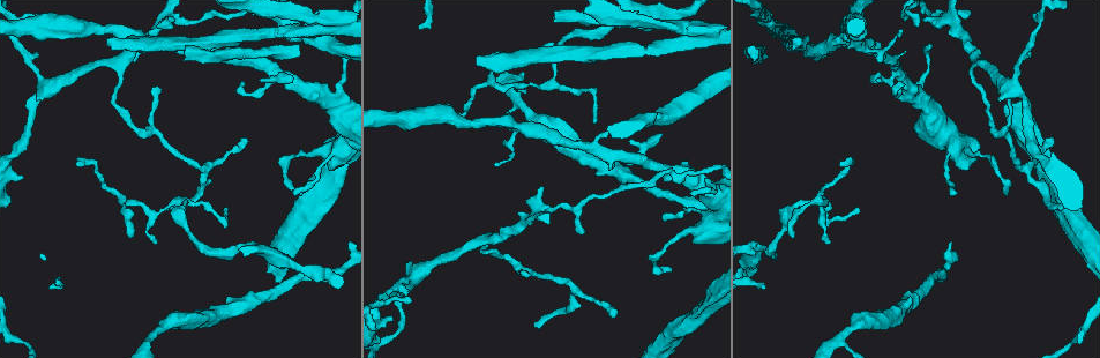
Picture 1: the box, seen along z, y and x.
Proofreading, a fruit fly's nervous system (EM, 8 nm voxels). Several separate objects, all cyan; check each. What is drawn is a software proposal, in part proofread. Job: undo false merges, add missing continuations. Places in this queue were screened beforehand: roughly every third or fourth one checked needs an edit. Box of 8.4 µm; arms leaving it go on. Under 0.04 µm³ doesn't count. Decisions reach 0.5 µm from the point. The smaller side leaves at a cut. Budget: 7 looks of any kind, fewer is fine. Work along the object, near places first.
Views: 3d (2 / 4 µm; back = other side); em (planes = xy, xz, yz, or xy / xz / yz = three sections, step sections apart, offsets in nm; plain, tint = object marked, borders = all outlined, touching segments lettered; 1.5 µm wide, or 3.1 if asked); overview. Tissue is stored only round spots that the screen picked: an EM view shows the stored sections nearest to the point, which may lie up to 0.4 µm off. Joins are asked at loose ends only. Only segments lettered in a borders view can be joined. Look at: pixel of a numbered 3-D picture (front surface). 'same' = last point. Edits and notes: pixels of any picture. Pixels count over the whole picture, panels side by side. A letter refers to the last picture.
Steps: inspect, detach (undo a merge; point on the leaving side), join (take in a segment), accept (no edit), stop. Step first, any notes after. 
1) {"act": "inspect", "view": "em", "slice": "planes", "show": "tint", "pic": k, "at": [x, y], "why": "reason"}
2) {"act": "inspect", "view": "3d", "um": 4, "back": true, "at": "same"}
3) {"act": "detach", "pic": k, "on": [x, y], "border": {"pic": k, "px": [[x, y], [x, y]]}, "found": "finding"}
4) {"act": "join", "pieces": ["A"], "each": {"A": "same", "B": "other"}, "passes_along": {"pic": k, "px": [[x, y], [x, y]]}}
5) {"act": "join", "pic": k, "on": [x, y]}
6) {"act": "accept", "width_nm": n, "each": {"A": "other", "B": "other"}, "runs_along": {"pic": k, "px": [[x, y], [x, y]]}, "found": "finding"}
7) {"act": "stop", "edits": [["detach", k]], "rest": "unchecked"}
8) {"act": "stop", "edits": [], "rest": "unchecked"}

{"act": "inspect", "view": "3d", "um": 4, "pic": 1, "at": [76, 165], "why": "tapers out"}

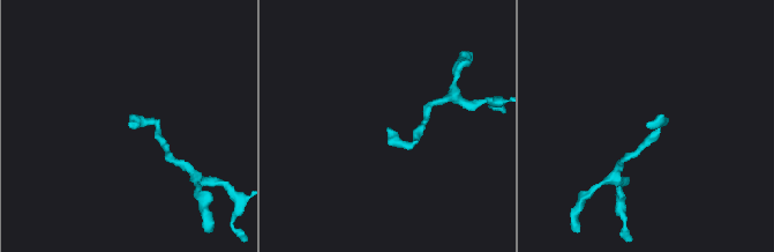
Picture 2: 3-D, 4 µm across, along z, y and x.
{"act": "inspect", "view": "em", "slice": "planes", "show": "borders", "pic": 2, "at": [131, 128]}

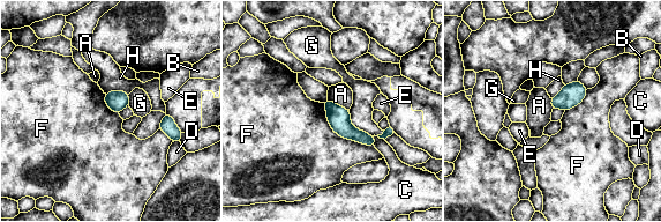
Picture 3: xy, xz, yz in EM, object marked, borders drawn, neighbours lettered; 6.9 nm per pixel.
{"act": "accept", "each": {"A": "other", "B": "other", "C": "other", "D": "other", "E": "other", "F": "other", "G": "other", "H": "other"}, "border": {"pic": 3, "px": [[323, 103], [335, 132], [374, 147]]}, "found": "none of them fits"}

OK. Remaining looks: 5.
{"act": "inspect", "view": "3d", "um": 2, "pic": 1, "at": [156, 243], "why": "tapers out"}

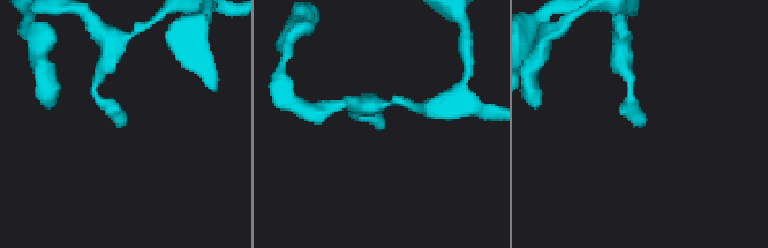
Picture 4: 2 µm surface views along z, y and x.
{"act": "inspect", "view": "em", "slice": "planes", "show": "borders", "pic": 4, "at": [124, 123], "why": "now the EM"}

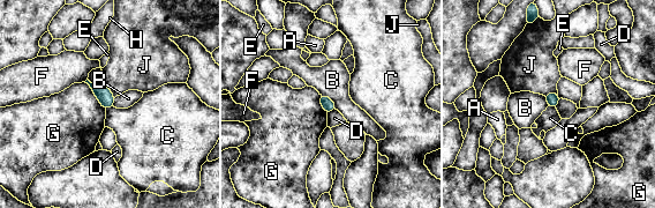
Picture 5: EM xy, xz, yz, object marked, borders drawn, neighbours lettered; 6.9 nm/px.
{"act": "accept", "longest_contact_nm": ["G", 240], "each": {"A": "other", "B": "other", "C": "other", "D": "other", "E": "other", "F": "other", "G": "other", "H": "other", "J": "other"}, "border": {"pic": 5, "px": [[112, 105], [106, 109]]}, "found": "none of them fits"}

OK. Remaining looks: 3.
{"act": "inspect", "view": "em", "slice": "planes", "show": "borders", "pic": 1, "at": [595, 123], "why": "free end"}

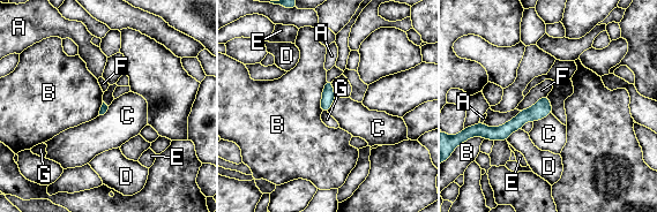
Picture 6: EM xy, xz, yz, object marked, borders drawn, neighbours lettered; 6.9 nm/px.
{"act": "accept", "each": {"A": "other", "B": "other", "C": "other", "D": "other", "E": "other", "F": "other", "G": "other"}, "found": "none of them fits"}

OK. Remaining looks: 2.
{"act": "stop", "edits": [], "rest": "unchecked"}

